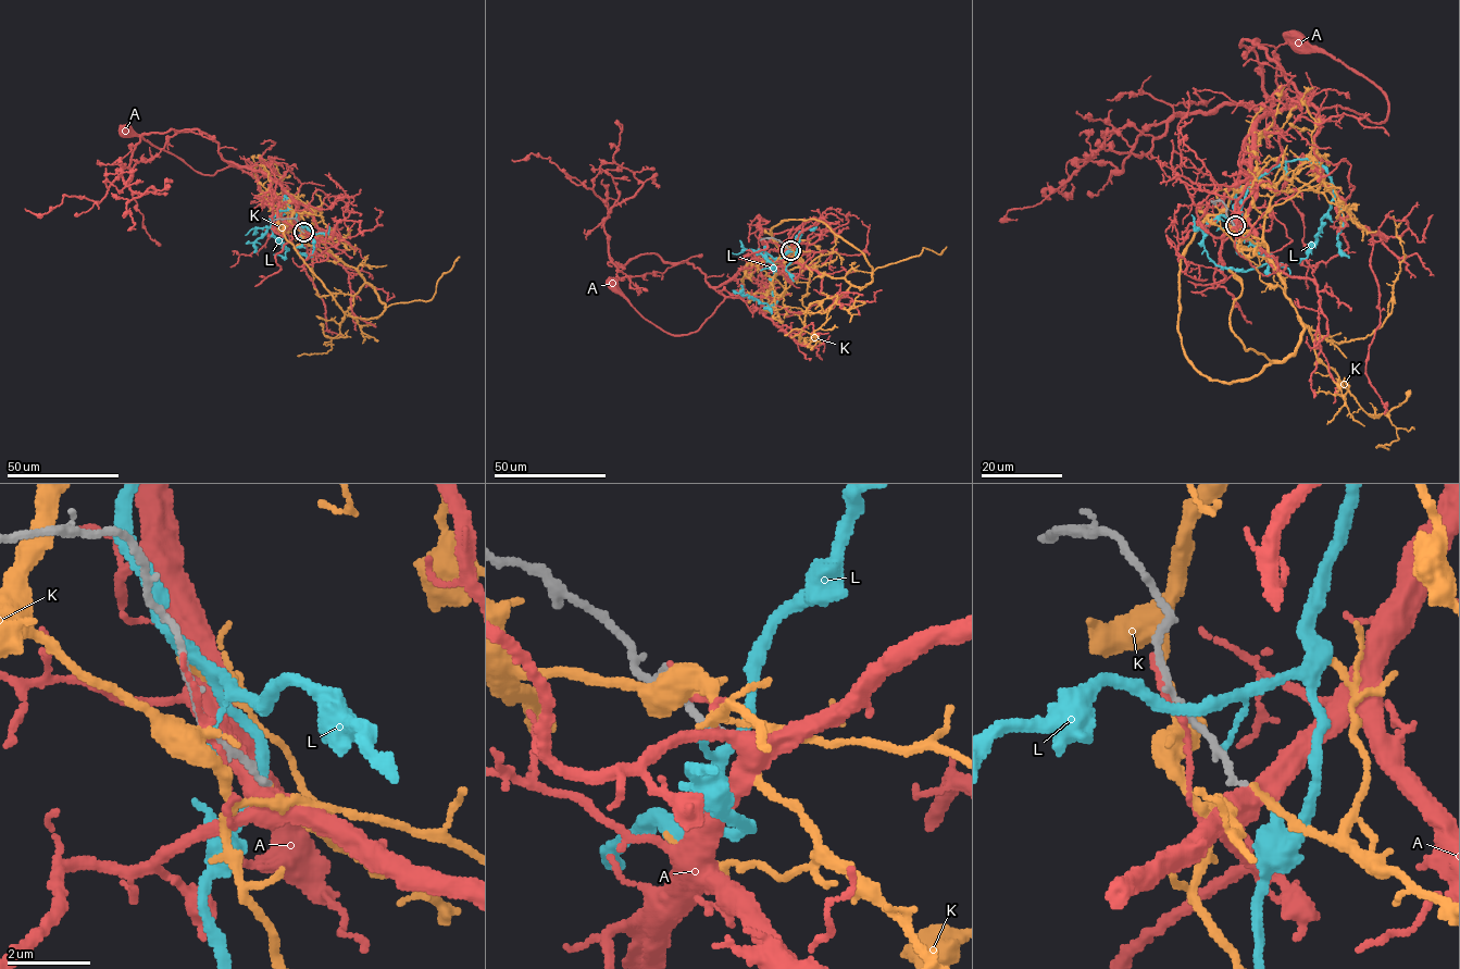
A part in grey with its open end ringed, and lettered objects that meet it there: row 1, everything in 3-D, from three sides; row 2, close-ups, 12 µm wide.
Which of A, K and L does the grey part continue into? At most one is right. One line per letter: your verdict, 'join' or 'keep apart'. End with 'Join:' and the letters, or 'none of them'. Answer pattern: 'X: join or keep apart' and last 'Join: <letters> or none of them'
A: keep apart
K: join
L: keep apart
Join: K

